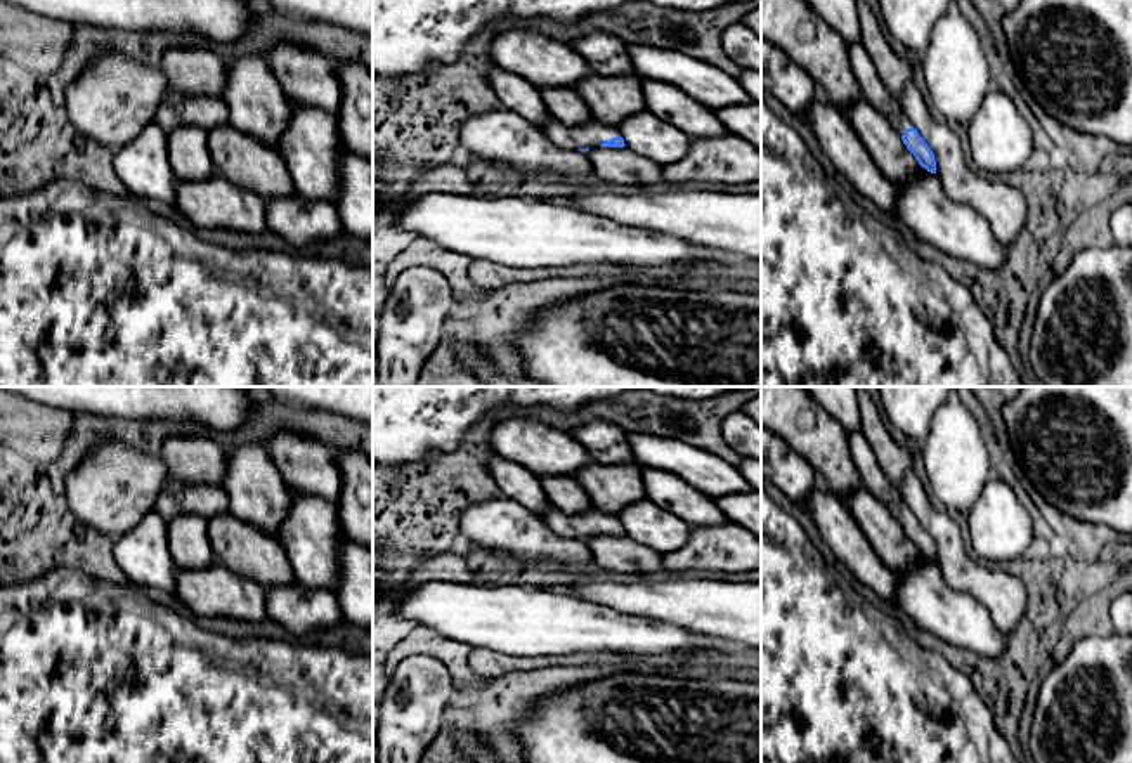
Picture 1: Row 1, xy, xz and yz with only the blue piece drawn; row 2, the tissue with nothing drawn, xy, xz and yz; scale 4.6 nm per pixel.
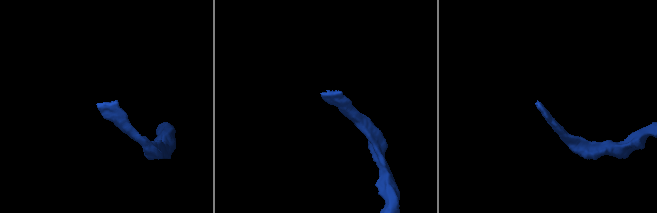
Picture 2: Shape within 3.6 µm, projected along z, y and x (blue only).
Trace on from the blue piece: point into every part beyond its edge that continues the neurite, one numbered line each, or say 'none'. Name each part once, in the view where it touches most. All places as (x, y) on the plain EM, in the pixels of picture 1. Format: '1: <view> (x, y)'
1: xz (592, 522)

